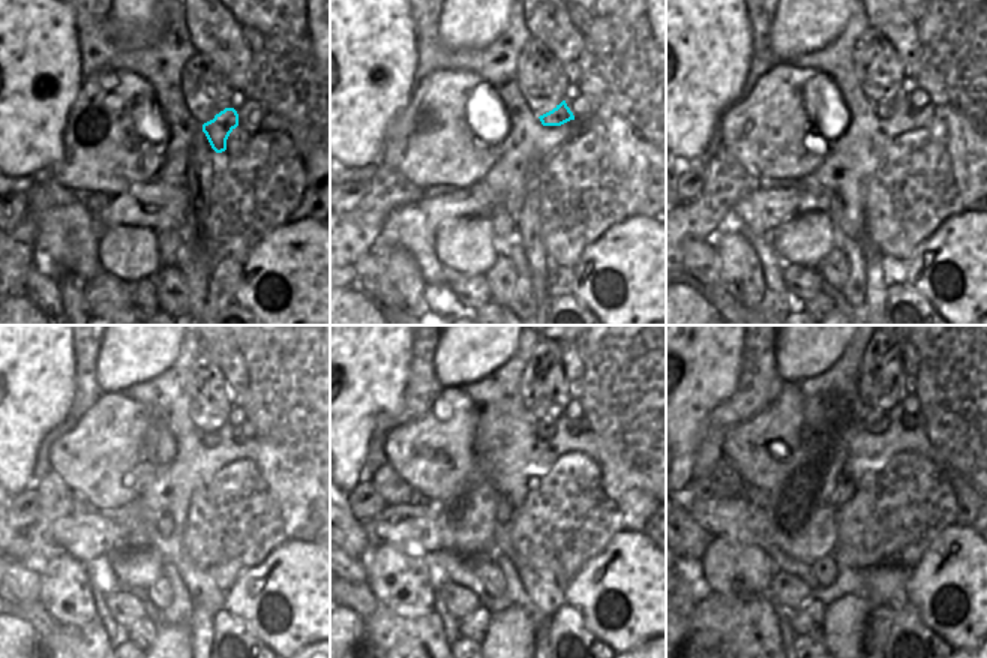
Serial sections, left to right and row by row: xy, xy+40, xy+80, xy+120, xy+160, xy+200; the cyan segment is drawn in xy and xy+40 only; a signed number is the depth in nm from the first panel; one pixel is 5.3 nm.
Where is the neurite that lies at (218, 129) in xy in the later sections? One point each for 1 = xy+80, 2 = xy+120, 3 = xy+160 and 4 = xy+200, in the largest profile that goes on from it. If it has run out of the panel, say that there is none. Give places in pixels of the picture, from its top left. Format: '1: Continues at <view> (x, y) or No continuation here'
1: Continues at xy+80 (884, 110)
2: Continues at xy+120 (212, 439)
3: Continues at xy+160 (543, 429)
4: Continues at xy+200 (876, 420).

